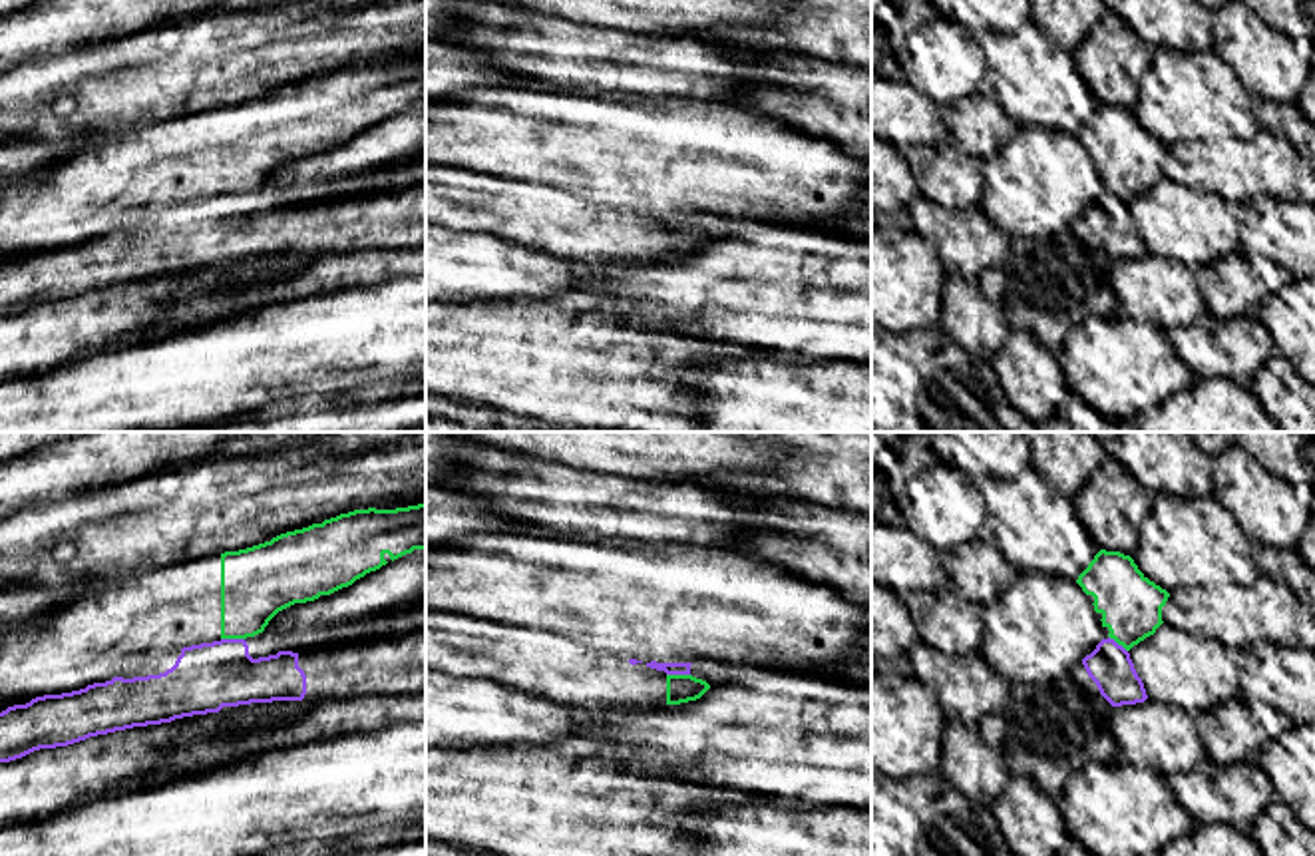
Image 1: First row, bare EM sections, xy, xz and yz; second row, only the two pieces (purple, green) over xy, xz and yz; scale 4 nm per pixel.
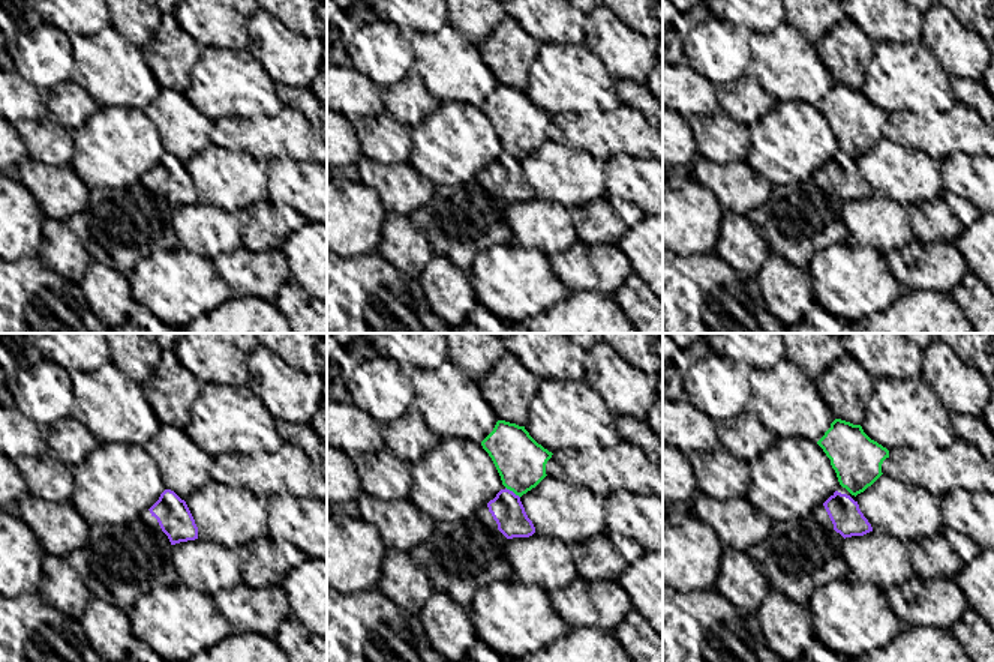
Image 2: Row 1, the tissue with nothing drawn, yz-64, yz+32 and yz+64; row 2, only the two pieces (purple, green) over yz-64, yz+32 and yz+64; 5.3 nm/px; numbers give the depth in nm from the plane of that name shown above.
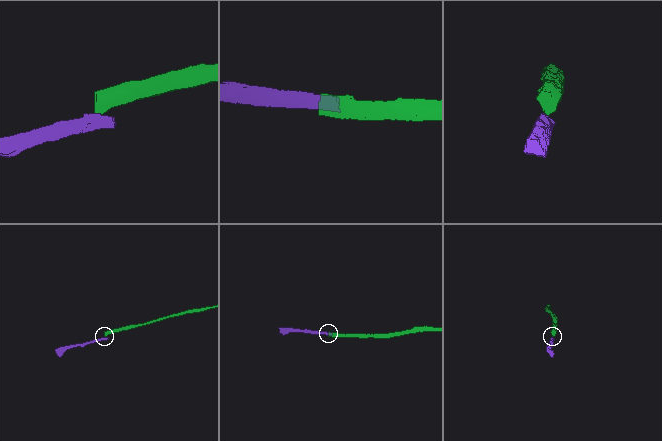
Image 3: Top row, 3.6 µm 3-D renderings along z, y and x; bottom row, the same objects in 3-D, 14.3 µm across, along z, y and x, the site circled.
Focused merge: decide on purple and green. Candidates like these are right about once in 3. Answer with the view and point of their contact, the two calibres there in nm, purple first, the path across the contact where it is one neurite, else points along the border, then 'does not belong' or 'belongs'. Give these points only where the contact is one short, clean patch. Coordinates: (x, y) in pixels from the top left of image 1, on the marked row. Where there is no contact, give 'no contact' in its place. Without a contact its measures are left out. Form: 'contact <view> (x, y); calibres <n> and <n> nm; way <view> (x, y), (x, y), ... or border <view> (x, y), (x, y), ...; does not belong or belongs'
contact xy (233, 640); calibres 280 and 280 nm; border xy (221, 638), (243, 640); does not belong

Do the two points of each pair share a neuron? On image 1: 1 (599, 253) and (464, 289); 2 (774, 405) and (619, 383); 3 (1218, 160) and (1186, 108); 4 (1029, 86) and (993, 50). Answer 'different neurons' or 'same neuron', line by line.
1: different neurons
2: different neurons
3: different neurons
4: same neuron

